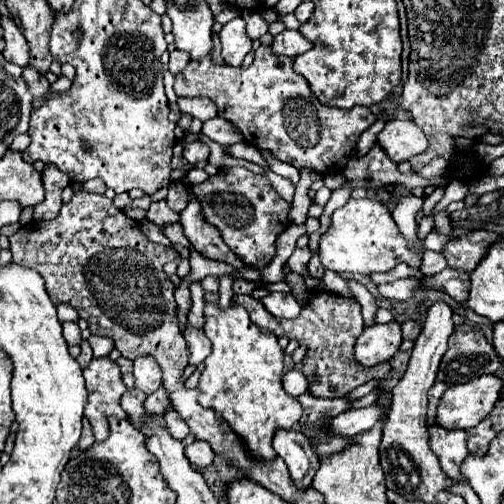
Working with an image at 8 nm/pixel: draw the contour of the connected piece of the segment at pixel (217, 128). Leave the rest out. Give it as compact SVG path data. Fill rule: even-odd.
M213 117L213 119L205 121L201 133L205 133L209 139L213 139L215 143L219 143L223 147L243 141L243 137L239 135L239 129L233 123L227 123L223 117Z

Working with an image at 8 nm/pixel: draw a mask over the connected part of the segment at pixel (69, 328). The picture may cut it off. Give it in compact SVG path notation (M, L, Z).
M63 323L63 337L69 345L79 345L81 343L81 331L77 323Z

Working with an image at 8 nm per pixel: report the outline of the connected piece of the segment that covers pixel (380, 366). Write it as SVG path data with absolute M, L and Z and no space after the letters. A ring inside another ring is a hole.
M311 291L307 305L301 309L299 317L295 319L275 319L271 313L265 311L263 303L259 299L253 299L251 295L235 295L235 303L241 303L249 315L251 321L257 323L259 327L283 335L287 339L297 339L301 347L307 349L307 355L303 359L301 373L309 381L309 393L313 397L345 397L349 391L355 387L367 383L367 381L385 381L387 375L391 373L391 363L377 363L375 367L363 367L361 363L355 361L353 357L353 347L355 339L363 331L363 319L361 319L361 307L355 299L329 293L329 291Z

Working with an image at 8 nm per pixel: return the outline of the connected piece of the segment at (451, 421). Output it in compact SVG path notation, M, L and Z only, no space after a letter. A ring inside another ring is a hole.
M481 375L473 381L449 387L437 407L437 423L445 429L469 429L483 421L493 403L501 397L503 379L497 375Z

